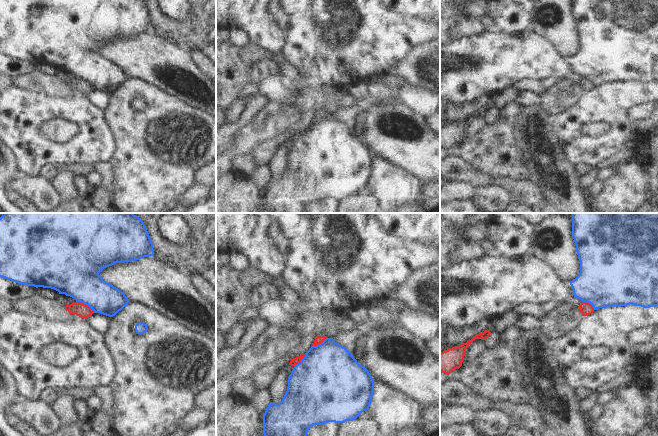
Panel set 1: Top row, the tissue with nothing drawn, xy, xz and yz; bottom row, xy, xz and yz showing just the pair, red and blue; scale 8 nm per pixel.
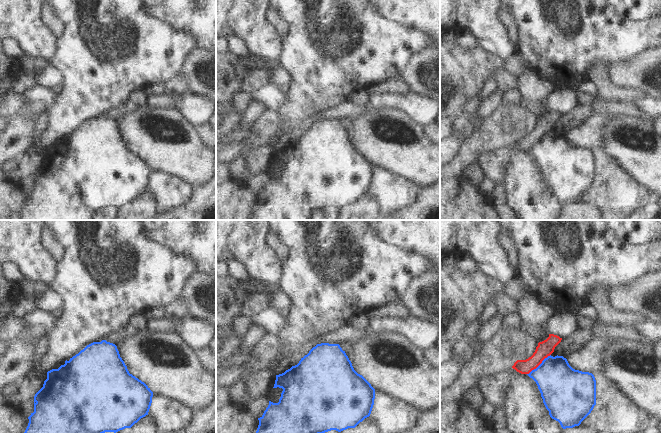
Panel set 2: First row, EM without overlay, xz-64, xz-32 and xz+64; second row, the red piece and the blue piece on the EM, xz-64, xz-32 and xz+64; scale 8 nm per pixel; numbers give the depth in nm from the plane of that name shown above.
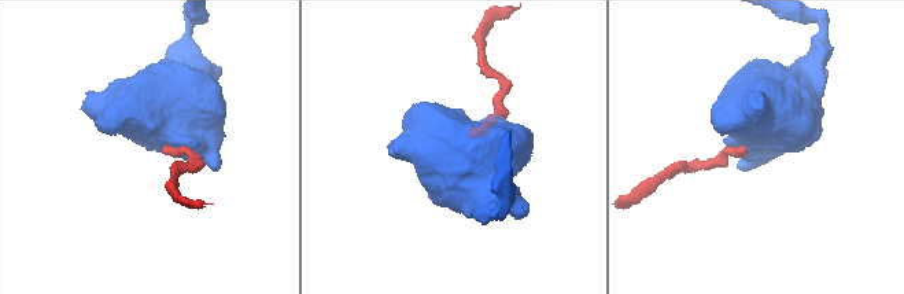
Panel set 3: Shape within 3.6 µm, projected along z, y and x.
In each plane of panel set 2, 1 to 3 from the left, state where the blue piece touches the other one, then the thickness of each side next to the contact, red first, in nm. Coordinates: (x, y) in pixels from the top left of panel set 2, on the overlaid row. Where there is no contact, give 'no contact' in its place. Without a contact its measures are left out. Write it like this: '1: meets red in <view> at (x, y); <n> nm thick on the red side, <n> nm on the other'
1: no contact
2: no contact
3: meets red in xz+64 at (538, 365); 130 nm thick on the red side, 340 nm on the other

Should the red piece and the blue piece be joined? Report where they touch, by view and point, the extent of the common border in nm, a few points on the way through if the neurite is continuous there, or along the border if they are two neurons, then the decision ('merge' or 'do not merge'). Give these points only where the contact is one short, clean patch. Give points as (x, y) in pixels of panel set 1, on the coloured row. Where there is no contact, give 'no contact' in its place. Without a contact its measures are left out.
meets red in xy at (85, 304); contact 180 nm long; border along xy (76, 301), (85, 303), (94, 312); do not merge

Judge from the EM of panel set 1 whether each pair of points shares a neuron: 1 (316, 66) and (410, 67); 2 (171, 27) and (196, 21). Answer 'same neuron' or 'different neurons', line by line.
1: different neurons
2: same neuron

